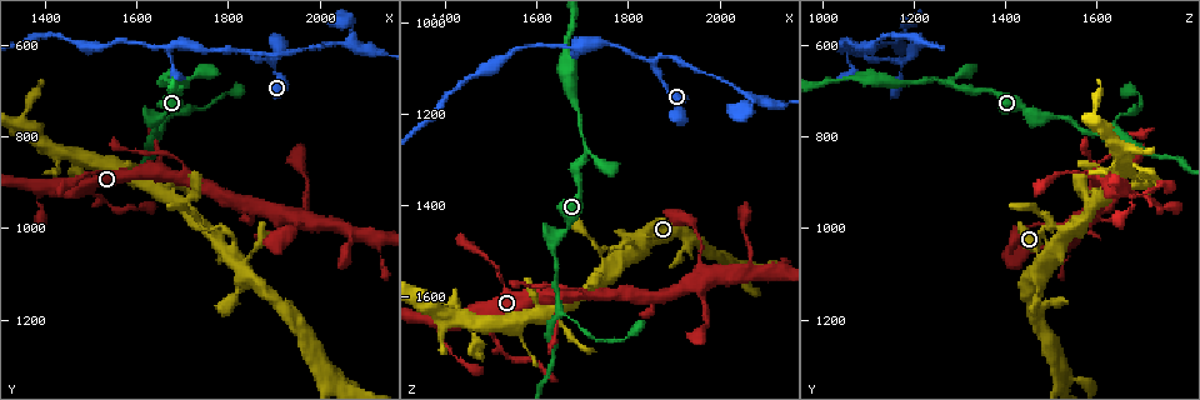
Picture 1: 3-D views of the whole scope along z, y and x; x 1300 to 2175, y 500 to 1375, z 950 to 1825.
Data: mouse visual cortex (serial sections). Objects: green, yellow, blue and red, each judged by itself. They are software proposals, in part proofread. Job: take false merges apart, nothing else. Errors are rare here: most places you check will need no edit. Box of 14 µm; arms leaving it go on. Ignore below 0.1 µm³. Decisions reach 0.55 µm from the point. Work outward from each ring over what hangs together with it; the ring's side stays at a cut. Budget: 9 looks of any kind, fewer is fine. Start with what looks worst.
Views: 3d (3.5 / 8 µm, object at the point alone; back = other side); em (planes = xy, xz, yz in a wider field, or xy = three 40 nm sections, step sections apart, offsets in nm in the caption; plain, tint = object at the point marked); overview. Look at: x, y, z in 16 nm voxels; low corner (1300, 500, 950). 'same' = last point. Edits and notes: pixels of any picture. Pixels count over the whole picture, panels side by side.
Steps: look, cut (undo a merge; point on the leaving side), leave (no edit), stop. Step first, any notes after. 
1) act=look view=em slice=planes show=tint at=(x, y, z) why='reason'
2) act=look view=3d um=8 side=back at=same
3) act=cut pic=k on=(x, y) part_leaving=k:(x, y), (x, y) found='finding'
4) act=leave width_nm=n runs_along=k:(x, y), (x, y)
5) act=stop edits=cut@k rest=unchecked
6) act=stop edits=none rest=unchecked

act=look view=3d um=3.5 at=(1850, 615, 1090) why='branch point'

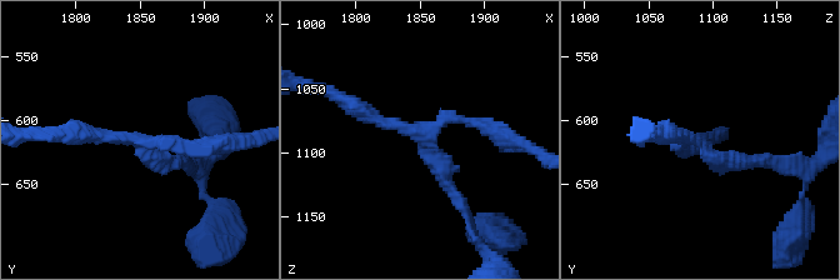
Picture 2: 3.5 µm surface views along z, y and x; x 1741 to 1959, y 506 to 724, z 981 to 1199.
act=look view=em slice=xy step=3 show=tint at=(1854, 614, 1090)

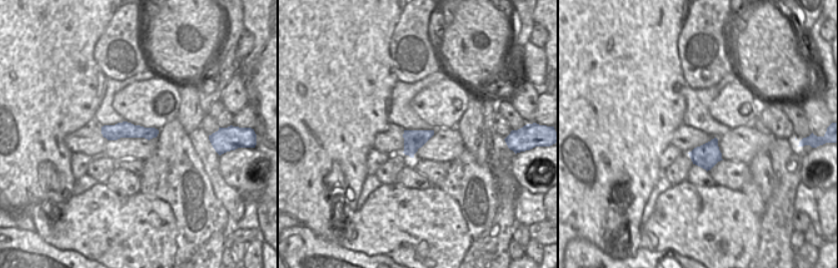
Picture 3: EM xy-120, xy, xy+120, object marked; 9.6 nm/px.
act=leave arms=3 runs_along=2:(459, 199), (424, 138), (348, 103) found='all the same cell'

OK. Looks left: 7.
act=look view=3d um=3.5 at=(1690, 755, 1665) why='narrows sharply'

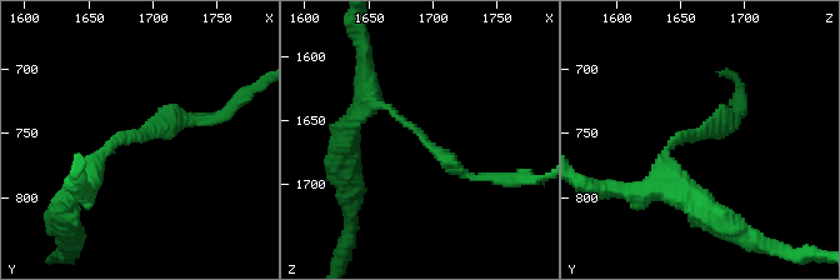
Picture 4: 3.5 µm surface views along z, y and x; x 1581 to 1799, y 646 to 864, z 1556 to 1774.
act=look view=em slice=xy step=3 show=tint at=(1690, 752, 1664) arm_widths_nm=150,200 why='need the tissue'

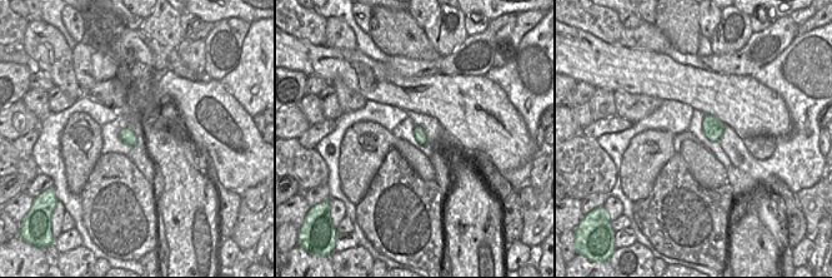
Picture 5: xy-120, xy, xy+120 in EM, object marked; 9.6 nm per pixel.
act=leave found='all the same cell'

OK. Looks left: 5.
act=look view=3d um=3.5 at=(2055, 600, 1160) why='three-way junction'

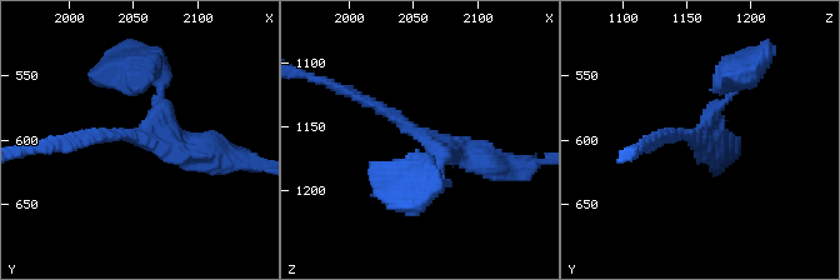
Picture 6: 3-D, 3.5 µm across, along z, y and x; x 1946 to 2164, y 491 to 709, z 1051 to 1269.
act=look view=em slice=xy step=2 show=tint at=(2056, 600, 1156) arms=3 arm_widths_nm=150,150,300 why='need the tissue'

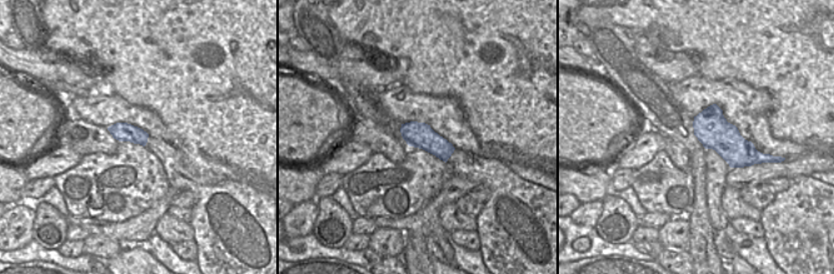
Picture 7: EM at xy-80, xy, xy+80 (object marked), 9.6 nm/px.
act=leave runs_along=6:(354, 93), (441, 154), (438, 183) found='continuous, no second cell'

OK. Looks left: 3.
act=look view=3d um=3.5 at=(1960, 995, 1540) why='looks like a crossing'

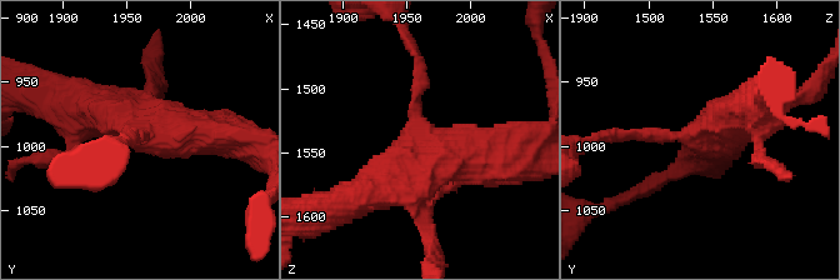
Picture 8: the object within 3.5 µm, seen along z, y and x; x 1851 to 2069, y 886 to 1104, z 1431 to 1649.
act=look view=em slice=xy step=5 show=tint at=(1960, 990, 1542) arms=4 arm_widths_nm=150,200,500,500 why='now the EM'

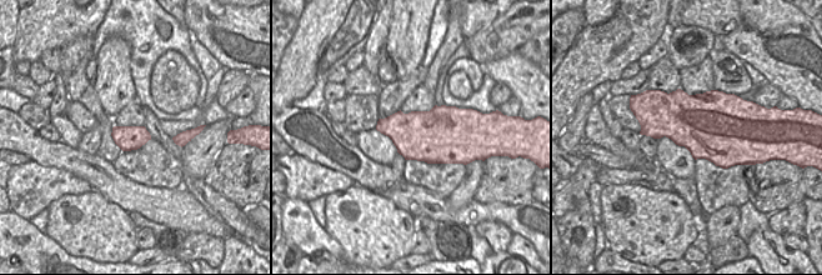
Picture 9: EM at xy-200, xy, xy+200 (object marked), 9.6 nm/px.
act=leave runs_along=8:(368, 193), (436, 160), (521, 154) found='one cell here'

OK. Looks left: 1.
act=stop edits=none rest=unchecked

